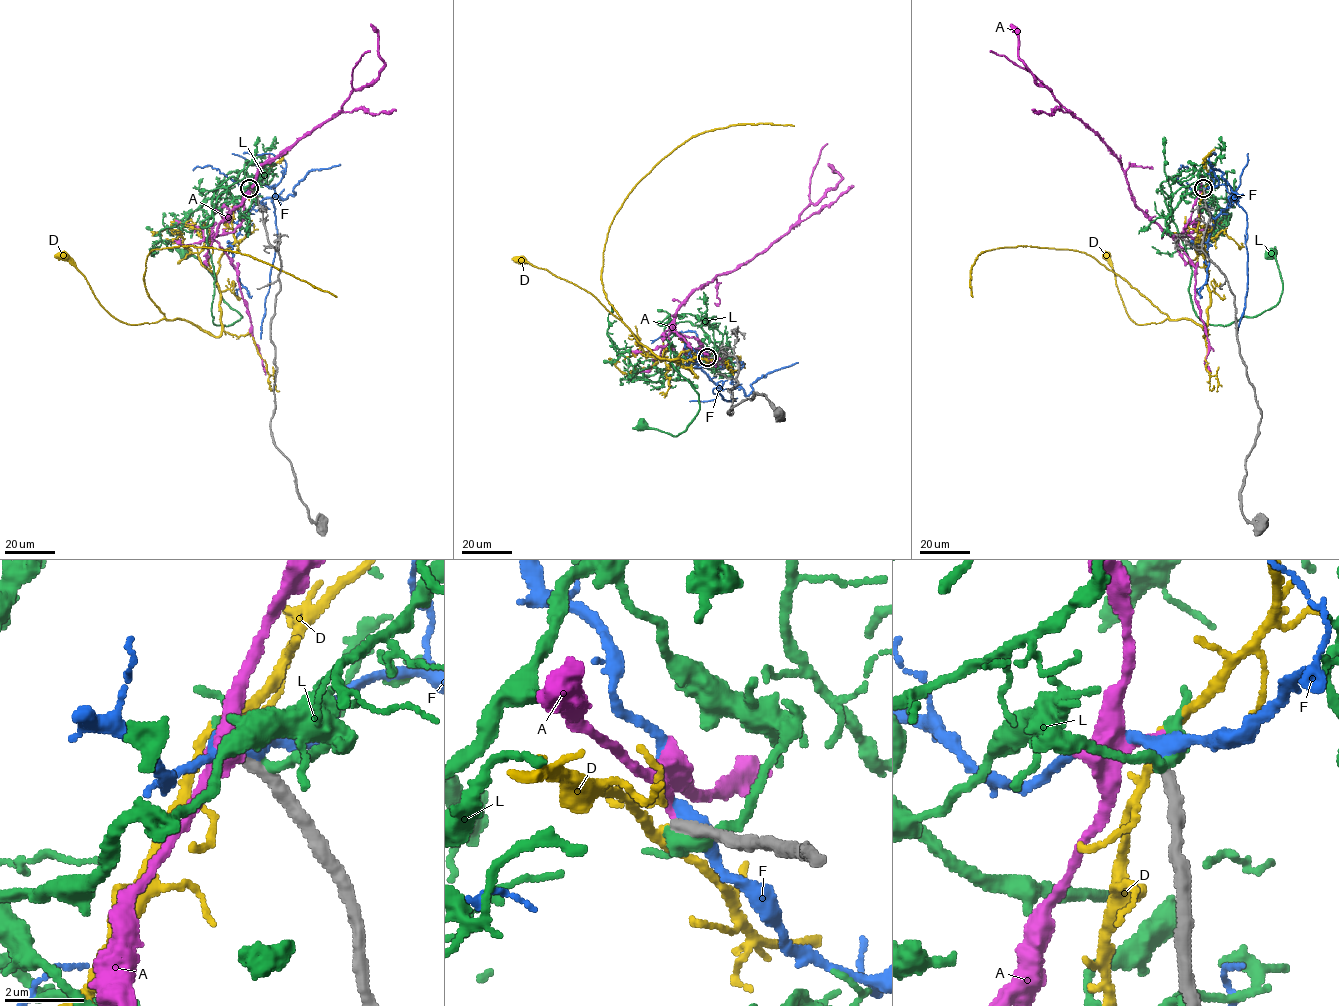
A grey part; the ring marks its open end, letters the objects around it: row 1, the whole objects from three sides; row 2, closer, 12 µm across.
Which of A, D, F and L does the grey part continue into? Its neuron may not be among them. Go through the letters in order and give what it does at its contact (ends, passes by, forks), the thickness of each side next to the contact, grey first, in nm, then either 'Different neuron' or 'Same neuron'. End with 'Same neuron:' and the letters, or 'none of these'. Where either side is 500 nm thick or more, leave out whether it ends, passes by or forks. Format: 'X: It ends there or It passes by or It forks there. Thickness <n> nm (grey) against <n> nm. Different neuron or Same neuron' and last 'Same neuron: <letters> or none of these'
A: It ends there. Thickness 340 nm (grey) against 160 nm. Different neuron
D: It passes by. Thickness 340 nm (grey) against 200 nm. Different neuron
F: It passes by. Thickness 380 nm (grey) against 400 nm. Different neuron
L: It passes by. Thickness 420 nm (grey) against 420 nm. Different neuron
Same neuron: none of these

